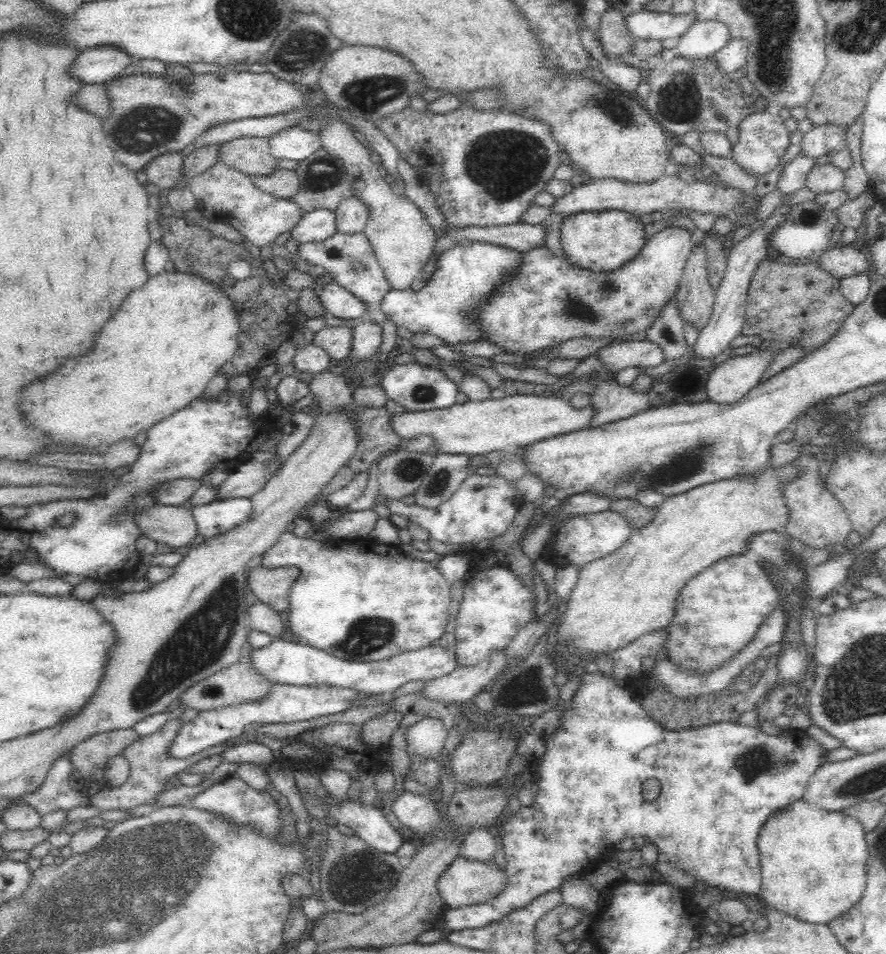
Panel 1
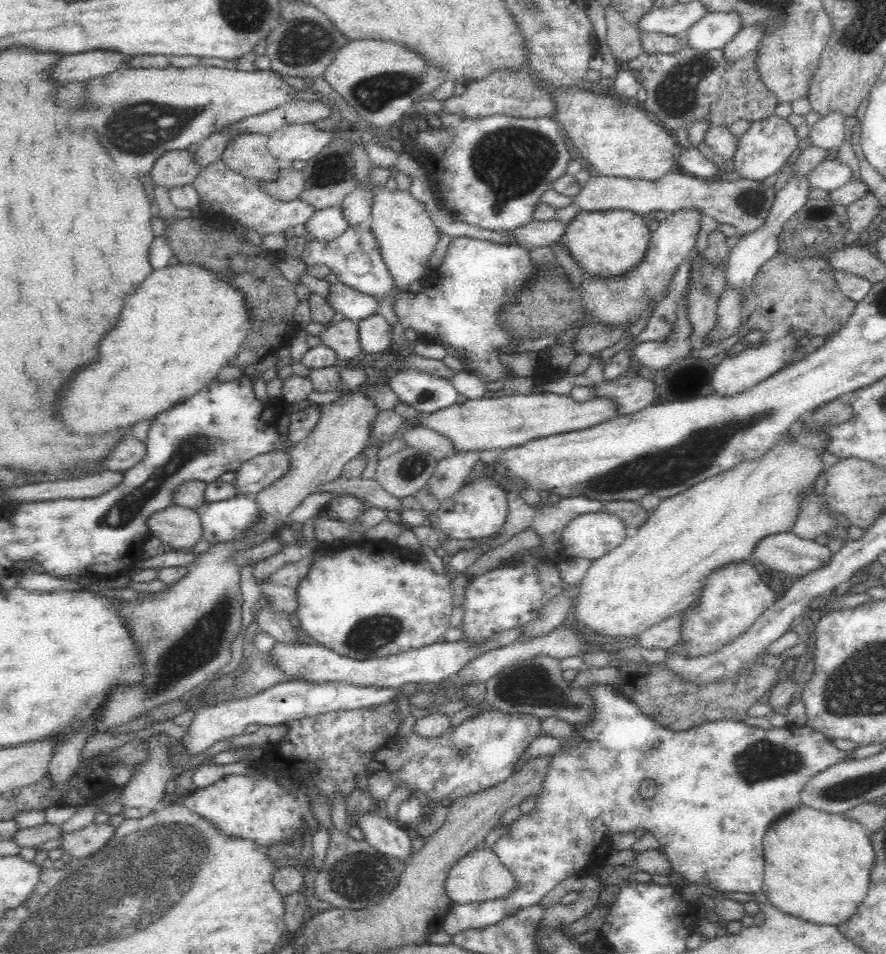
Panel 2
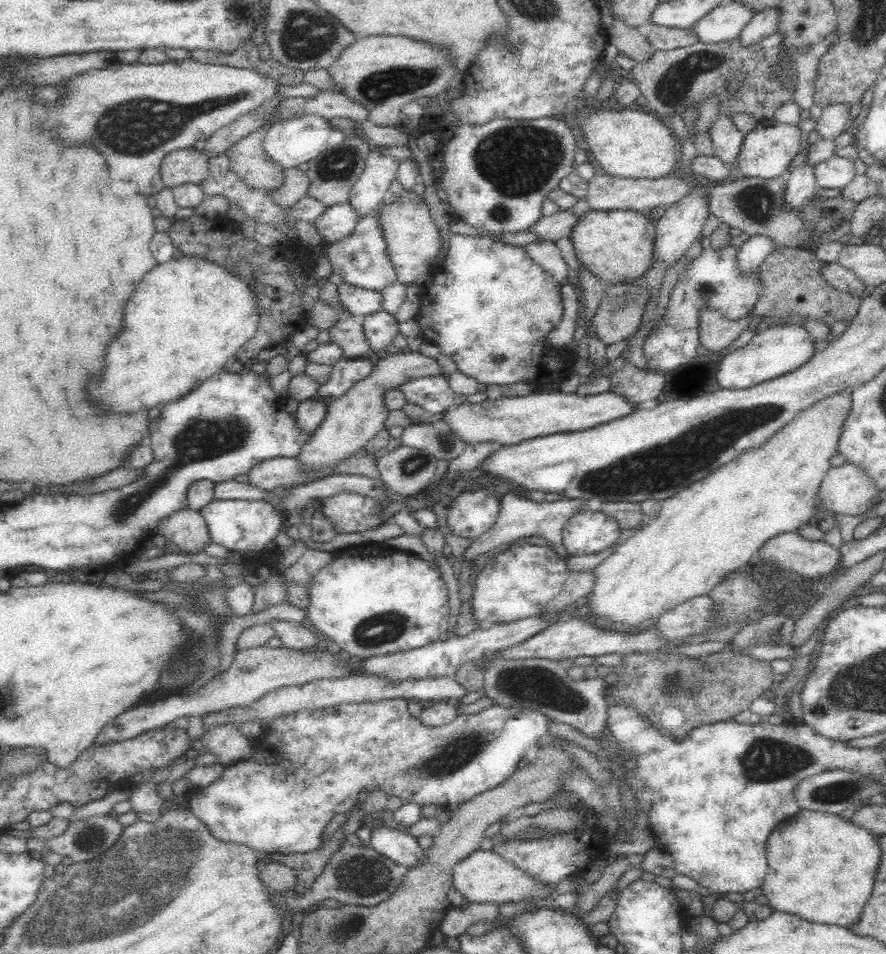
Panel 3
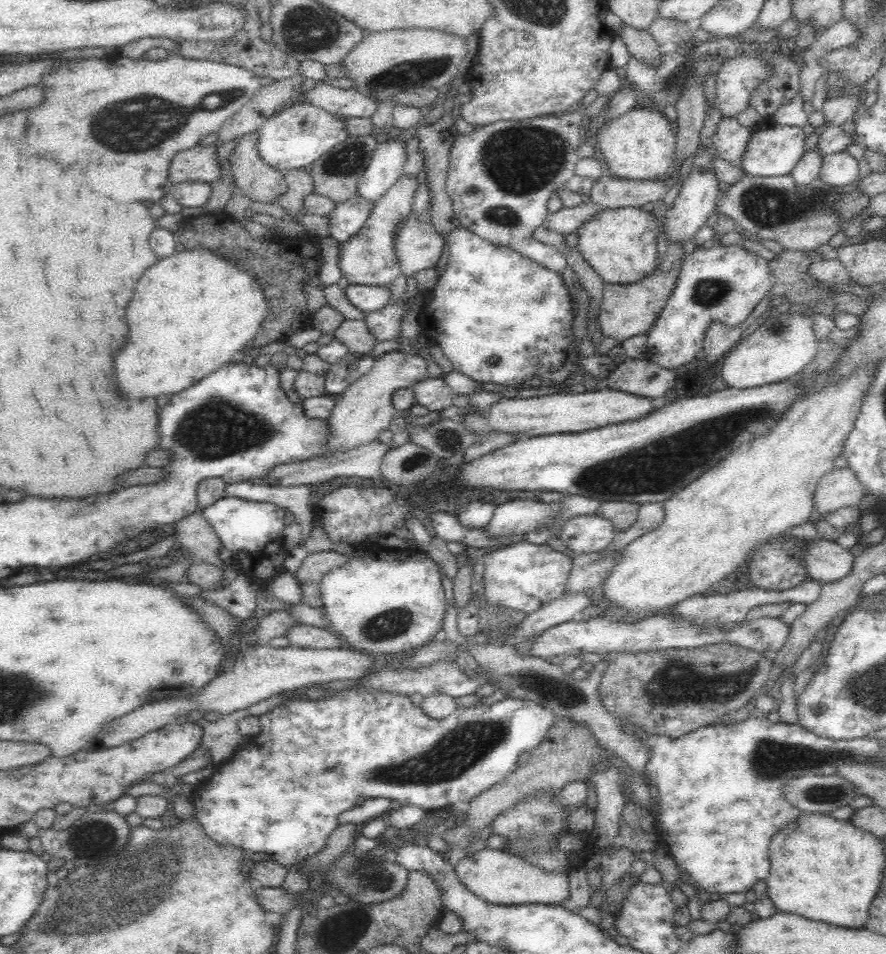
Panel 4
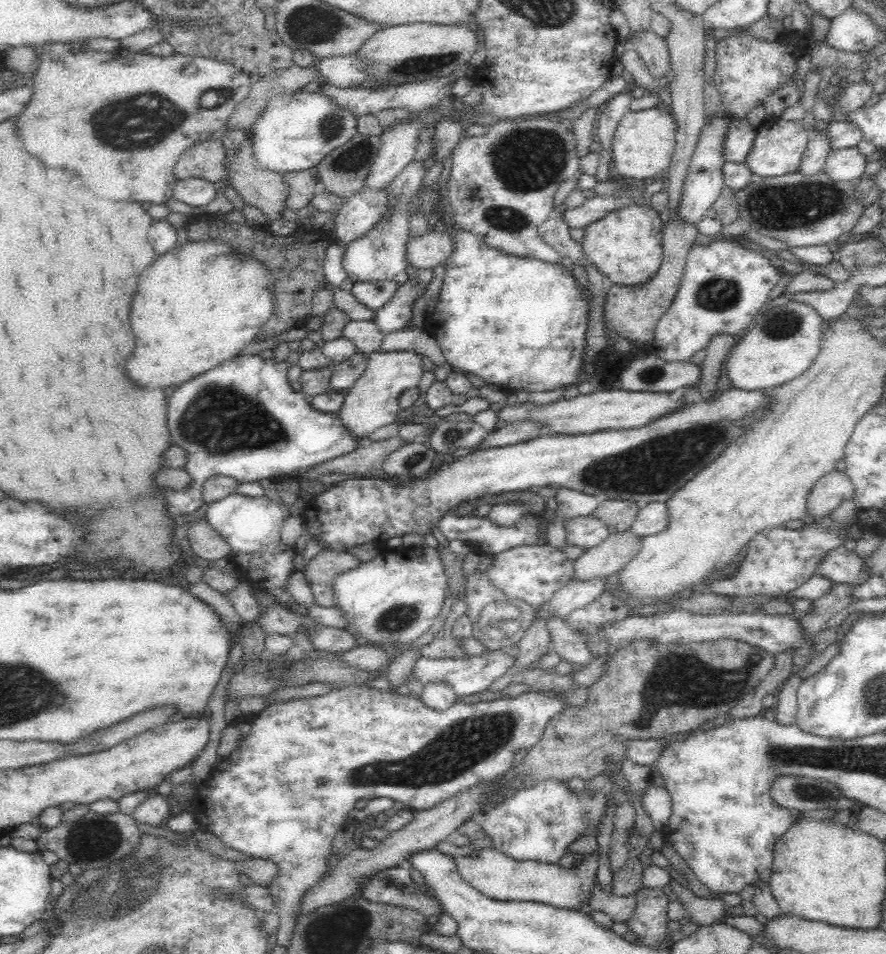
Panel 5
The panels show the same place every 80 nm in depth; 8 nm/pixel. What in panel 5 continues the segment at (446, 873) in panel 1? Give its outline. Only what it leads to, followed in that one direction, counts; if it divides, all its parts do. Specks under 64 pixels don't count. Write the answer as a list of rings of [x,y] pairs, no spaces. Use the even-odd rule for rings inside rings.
[[[476,848],[469,855],[455,858],[455,863],[462,880],[478,890],[480,895],[492,900],[534,901],[558,908],[577,910],[581,902],[588,904],[597,881],[598,859],[598,854],[585,855],[579,865],[567,869],[559,863],[518,861],[494,848]]]

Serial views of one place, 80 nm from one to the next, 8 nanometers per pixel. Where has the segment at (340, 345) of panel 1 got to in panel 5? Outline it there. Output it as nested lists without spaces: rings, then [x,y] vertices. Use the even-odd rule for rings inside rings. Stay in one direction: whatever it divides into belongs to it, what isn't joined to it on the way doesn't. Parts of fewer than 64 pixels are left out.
[[[351,320],[345,325],[342,337],[354,343],[358,352],[368,354],[380,350],[385,336],[378,331],[378,325],[375,322]]]

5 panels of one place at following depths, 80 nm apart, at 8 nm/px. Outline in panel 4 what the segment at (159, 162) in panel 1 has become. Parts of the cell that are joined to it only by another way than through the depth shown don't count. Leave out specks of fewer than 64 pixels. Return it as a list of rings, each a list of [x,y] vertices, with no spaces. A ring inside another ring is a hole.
[[[196,145],[177,152],[168,167],[170,182],[180,183],[186,180],[200,182],[216,182],[220,178],[220,162],[216,145]]]

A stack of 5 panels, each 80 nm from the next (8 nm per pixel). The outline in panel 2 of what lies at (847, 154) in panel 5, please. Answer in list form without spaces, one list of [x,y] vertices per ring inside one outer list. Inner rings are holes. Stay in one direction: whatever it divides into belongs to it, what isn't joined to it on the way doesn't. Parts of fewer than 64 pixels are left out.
[[[826,159],[816,168],[812,168],[807,177],[811,188],[820,188],[820,190],[830,192],[844,186],[852,179],[852,175],[852,169],[845,163],[840,163],[838,159]]]

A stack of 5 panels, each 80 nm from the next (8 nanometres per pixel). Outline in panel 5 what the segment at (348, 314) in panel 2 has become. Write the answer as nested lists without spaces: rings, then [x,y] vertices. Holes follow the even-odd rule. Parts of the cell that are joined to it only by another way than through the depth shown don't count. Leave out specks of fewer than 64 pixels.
[[[394,280],[354,283],[351,294],[358,299],[360,305],[377,311],[383,308],[399,290],[399,285]]]

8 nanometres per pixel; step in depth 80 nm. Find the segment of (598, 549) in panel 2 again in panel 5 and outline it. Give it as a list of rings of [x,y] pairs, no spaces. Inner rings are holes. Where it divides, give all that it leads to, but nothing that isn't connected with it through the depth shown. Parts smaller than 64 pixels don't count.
[[[577,516],[565,522],[565,537],[567,544],[584,549],[598,547],[611,532],[598,517]],[[548,543],[542,546],[520,546],[502,554],[492,555],[492,566],[487,570],[489,581],[499,588],[512,602],[523,600],[535,609],[545,605],[553,596],[573,578],[573,560],[561,550]]]

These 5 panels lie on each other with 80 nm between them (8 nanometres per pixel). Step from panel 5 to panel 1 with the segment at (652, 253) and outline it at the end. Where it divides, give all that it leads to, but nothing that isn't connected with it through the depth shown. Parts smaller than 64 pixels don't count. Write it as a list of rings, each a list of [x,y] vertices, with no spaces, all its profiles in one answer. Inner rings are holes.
[[[597,210],[565,215],[560,227],[560,244],[566,258],[577,267],[594,272],[614,272],[628,264],[647,241],[646,226],[638,216],[623,210]]]

